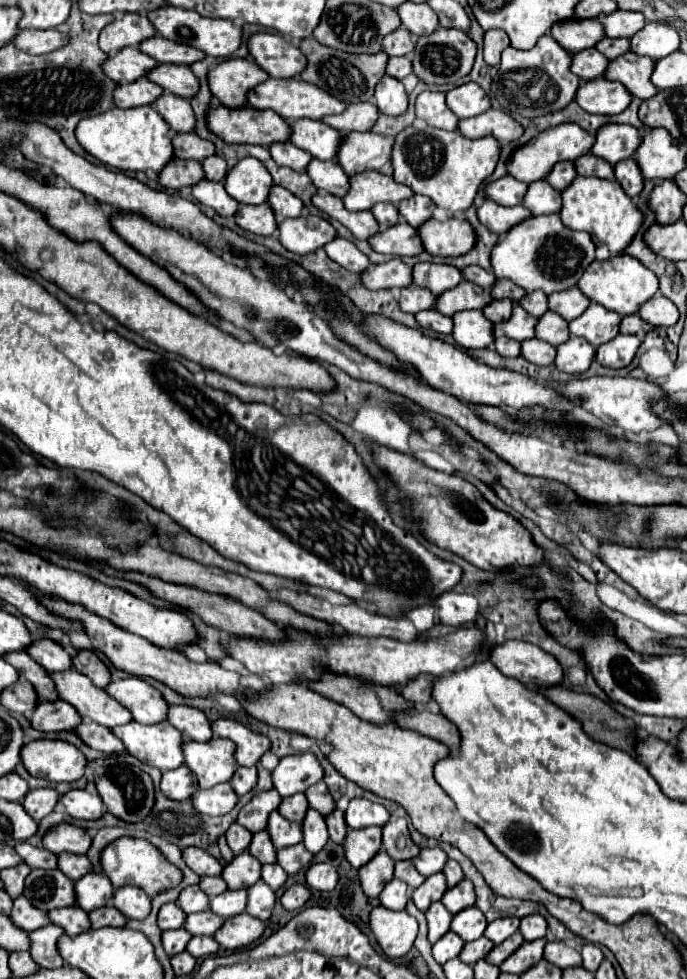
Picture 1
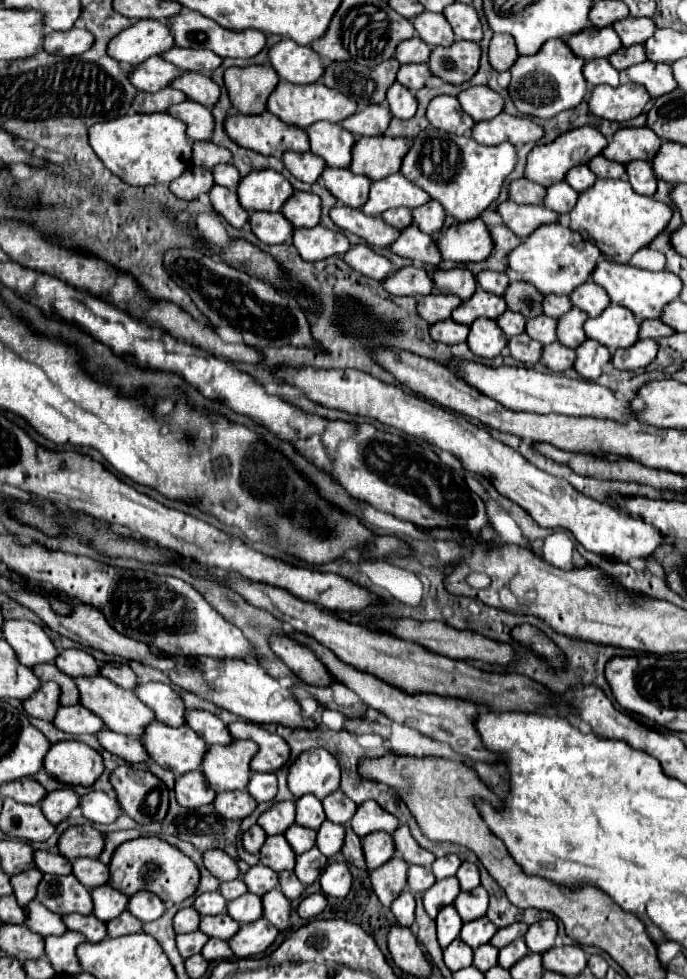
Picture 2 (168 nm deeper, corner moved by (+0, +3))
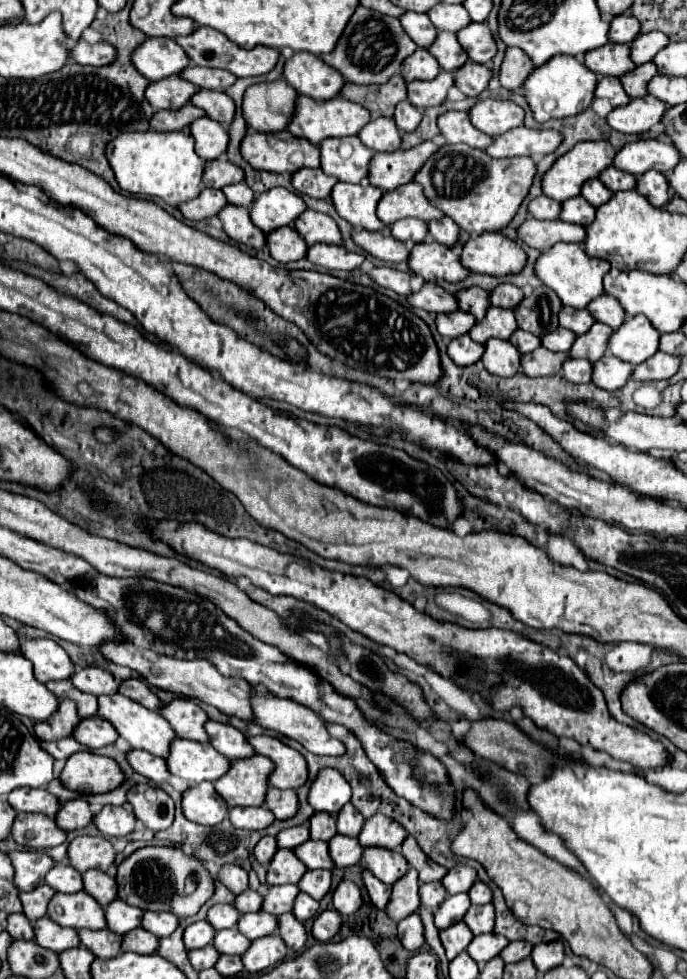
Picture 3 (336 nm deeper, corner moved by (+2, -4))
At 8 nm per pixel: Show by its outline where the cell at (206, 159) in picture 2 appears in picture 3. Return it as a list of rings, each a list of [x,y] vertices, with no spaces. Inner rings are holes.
[[[226,157],[216,159],[214,163],[206,165],[206,175],[204,175],[204,187],[210,189],[220,189],[232,183],[242,183],[244,181],[244,169],[238,165],[230,163]]]

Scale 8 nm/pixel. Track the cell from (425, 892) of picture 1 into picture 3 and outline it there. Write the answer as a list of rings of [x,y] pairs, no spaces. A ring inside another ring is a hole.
[[[466,893],[462,895],[448,895],[446,903],[442,903],[442,907],[434,913],[434,923],[438,929],[446,929],[452,927],[454,923],[462,921],[466,911],[470,909],[470,899]]]

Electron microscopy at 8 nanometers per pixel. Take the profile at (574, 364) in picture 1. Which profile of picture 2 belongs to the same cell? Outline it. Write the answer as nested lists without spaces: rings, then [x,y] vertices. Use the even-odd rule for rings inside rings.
[[[584,340],[580,346],[576,346],[576,362],[574,370],[584,378],[584,380],[596,380],[602,370],[608,366],[612,352],[604,348],[596,340]]]

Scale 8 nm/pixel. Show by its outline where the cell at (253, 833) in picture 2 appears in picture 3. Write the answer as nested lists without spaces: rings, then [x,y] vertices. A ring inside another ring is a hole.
[[[262,837],[254,849],[254,855],[262,865],[268,865],[272,861],[272,857],[276,855],[276,851],[278,851],[276,837]]]

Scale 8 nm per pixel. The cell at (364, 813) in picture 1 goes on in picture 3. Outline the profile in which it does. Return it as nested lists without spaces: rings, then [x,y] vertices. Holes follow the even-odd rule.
[[[374,815],[366,819],[366,827],[358,837],[362,847],[384,847],[384,849],[398,849],[402,841],[408,837],[408,831],[386,815]]]

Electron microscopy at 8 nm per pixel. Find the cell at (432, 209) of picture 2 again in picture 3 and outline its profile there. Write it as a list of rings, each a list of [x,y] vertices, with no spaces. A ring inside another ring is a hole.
[[[444,217],[440,221],[428,223],[428,227],[430,227],[430,235],[438,243],[442,243],[446,247],[452,247],[458,241],[458,237],[460,237],[460,227],[450,217]]]

